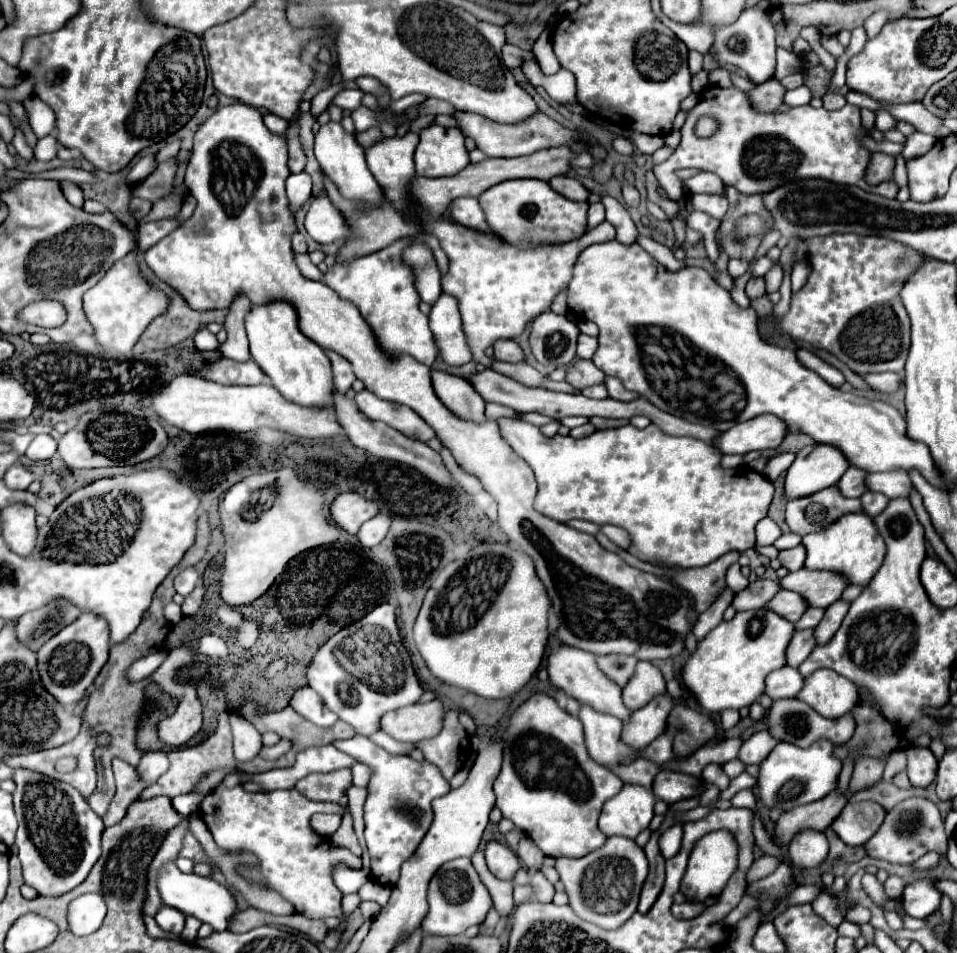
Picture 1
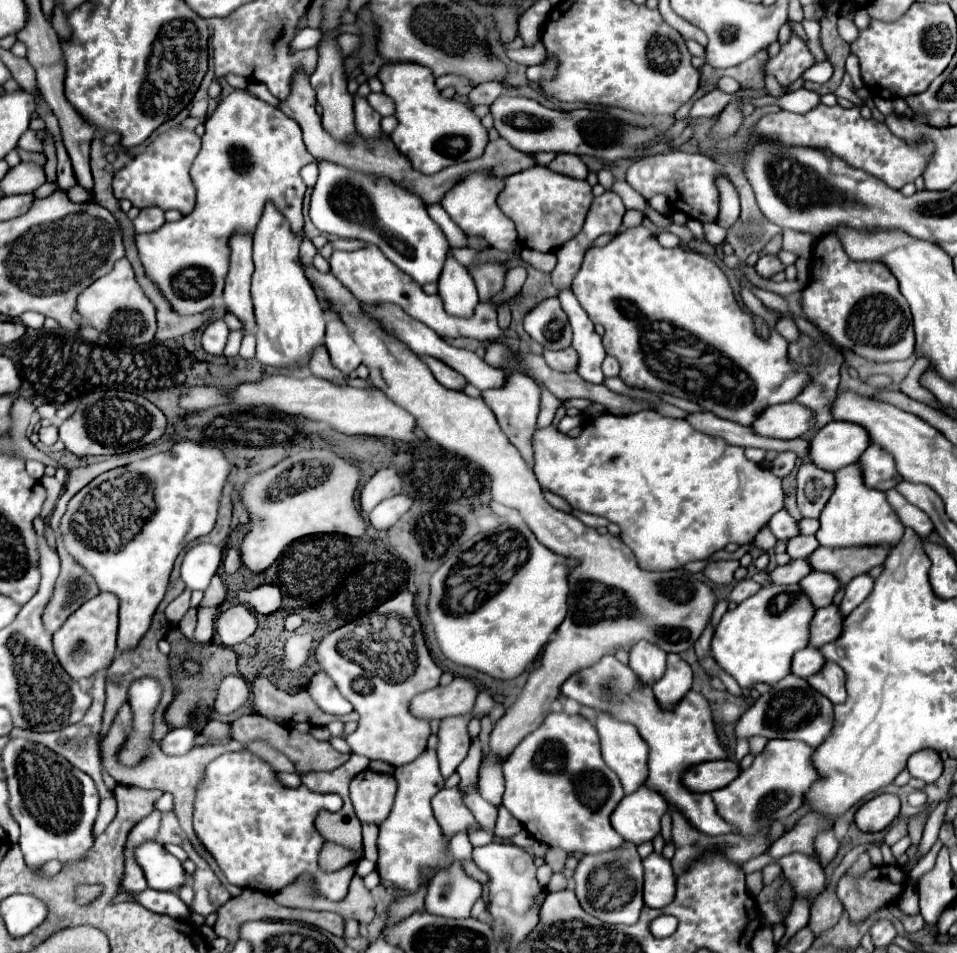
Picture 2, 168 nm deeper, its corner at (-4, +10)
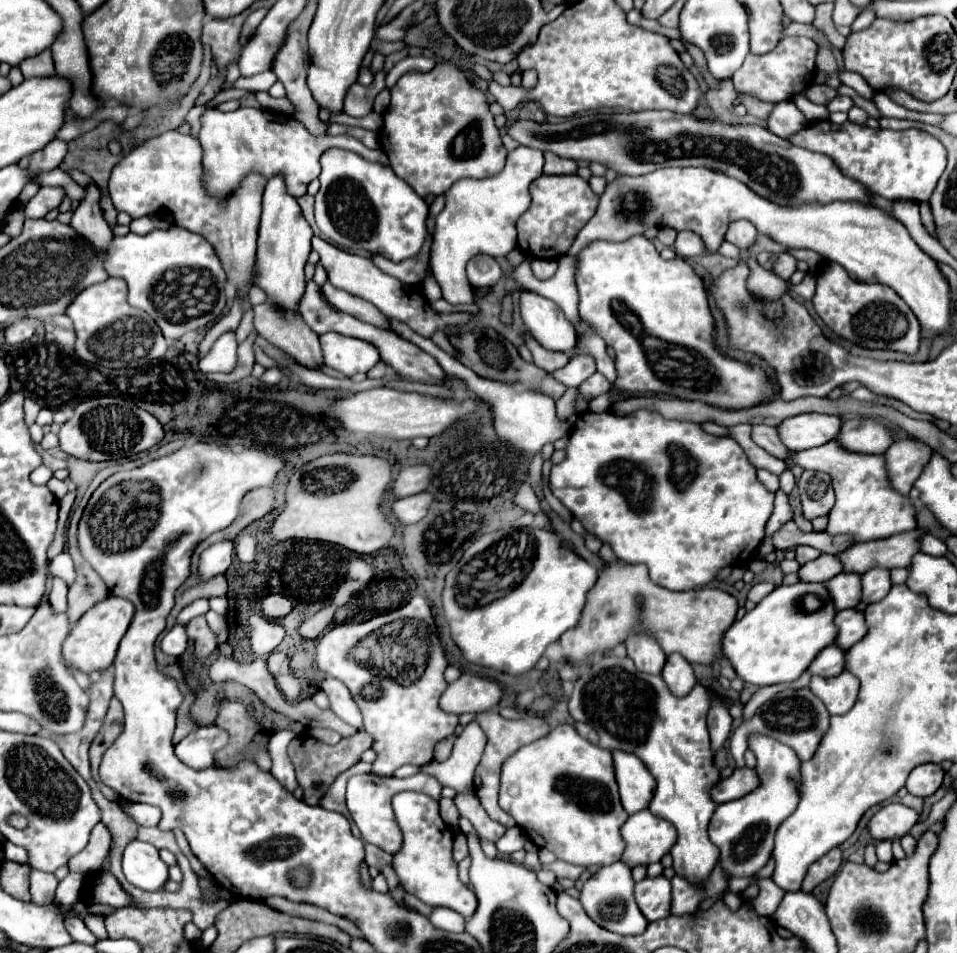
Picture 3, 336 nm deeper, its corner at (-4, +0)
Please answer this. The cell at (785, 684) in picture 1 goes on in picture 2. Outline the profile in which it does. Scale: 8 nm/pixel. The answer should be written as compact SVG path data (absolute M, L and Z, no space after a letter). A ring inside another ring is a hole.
M806 646L804 650L796 652L796 656L792 658L792 674L794 676L802 676L802 678L808 678L812 674L816 674L822 666L824 666L824 658L822 654L818 652L818 648L810 648Z

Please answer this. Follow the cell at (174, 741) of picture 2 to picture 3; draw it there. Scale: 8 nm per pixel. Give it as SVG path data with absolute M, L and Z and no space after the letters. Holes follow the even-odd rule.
M198 726L176 744L176 756L194 770L214 766L214 754L228 742L228 732L220 726Z

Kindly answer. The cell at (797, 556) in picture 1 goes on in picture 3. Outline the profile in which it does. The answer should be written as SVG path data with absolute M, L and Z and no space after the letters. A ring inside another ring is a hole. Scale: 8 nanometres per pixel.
M798 546L796 548L796 560L800 562L800 566L806 564L806 562L816 560L818 556L820 556L820 550L814 550L812 546Z

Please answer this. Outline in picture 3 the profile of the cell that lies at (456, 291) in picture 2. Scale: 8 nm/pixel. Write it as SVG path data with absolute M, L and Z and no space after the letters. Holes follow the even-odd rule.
M518 146L508 154L504 170L496 176L458 180L446 192L446 208L436 216L436 232L430 248L430 270L442 288L442 298L450 304L472 304L474 288L466 278L466 262L474 254L508 256L516 248L516 220L532 202L530 184L542 176L542 152Z

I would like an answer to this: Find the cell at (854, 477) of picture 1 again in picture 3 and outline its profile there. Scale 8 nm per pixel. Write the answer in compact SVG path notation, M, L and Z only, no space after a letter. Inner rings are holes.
M904 436L894 442L884 454L894 490L908 494L916 478L922 474L924 466L930 462L932 454L934 450L930 446L924 446L924 442L912 436Z

